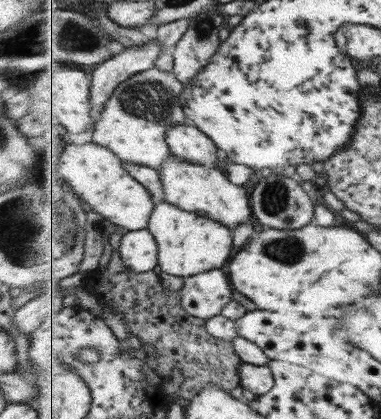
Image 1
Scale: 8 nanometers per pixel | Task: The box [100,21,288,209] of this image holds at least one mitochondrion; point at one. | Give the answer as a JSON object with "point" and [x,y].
{"point":[148,100]}

